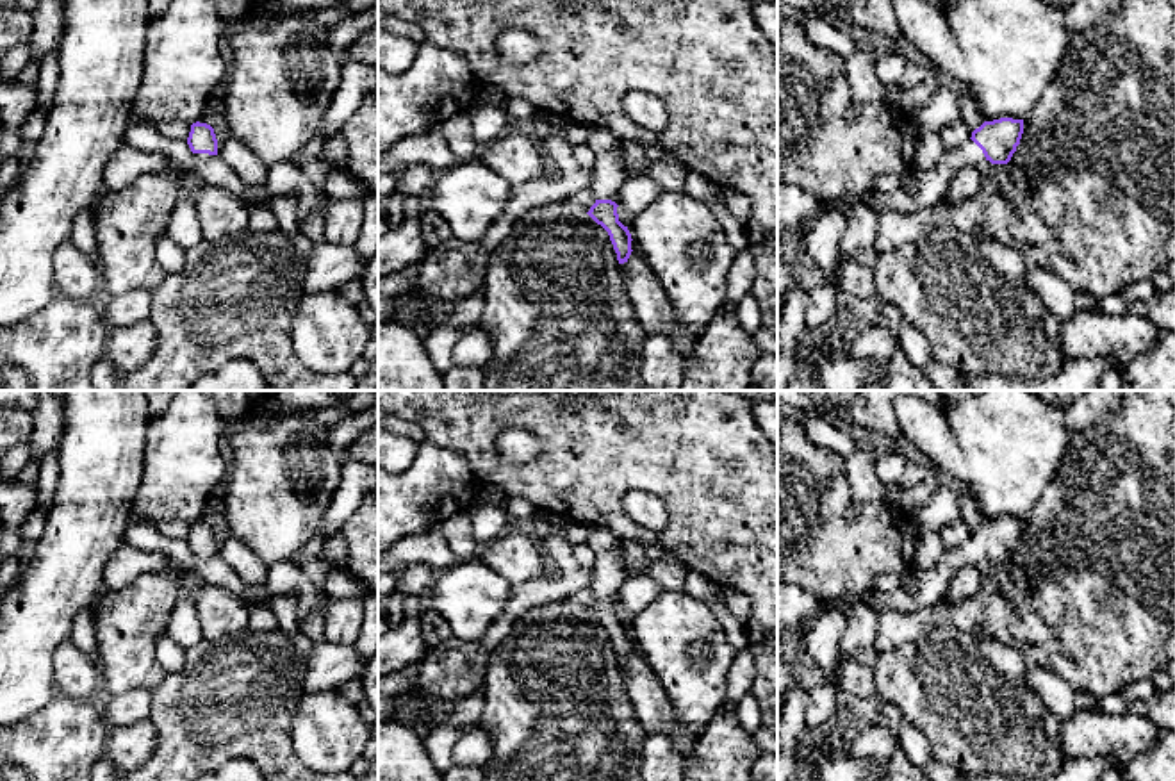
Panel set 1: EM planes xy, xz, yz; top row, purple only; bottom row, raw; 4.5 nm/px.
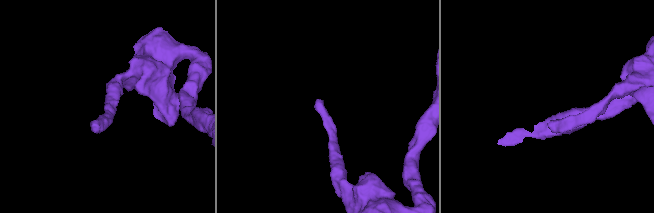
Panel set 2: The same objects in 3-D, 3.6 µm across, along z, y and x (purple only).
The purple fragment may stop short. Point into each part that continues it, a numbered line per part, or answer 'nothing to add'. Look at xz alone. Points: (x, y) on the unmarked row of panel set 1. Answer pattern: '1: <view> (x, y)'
1: xz (608, 573)

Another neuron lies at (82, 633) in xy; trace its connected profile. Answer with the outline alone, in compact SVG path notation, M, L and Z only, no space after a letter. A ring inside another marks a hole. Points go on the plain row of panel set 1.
M91 608L82 610L71 626L70 640L89 658L98 663L94 613Z

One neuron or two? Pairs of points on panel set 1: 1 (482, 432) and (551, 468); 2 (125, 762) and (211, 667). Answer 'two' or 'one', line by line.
1: one
2: two

